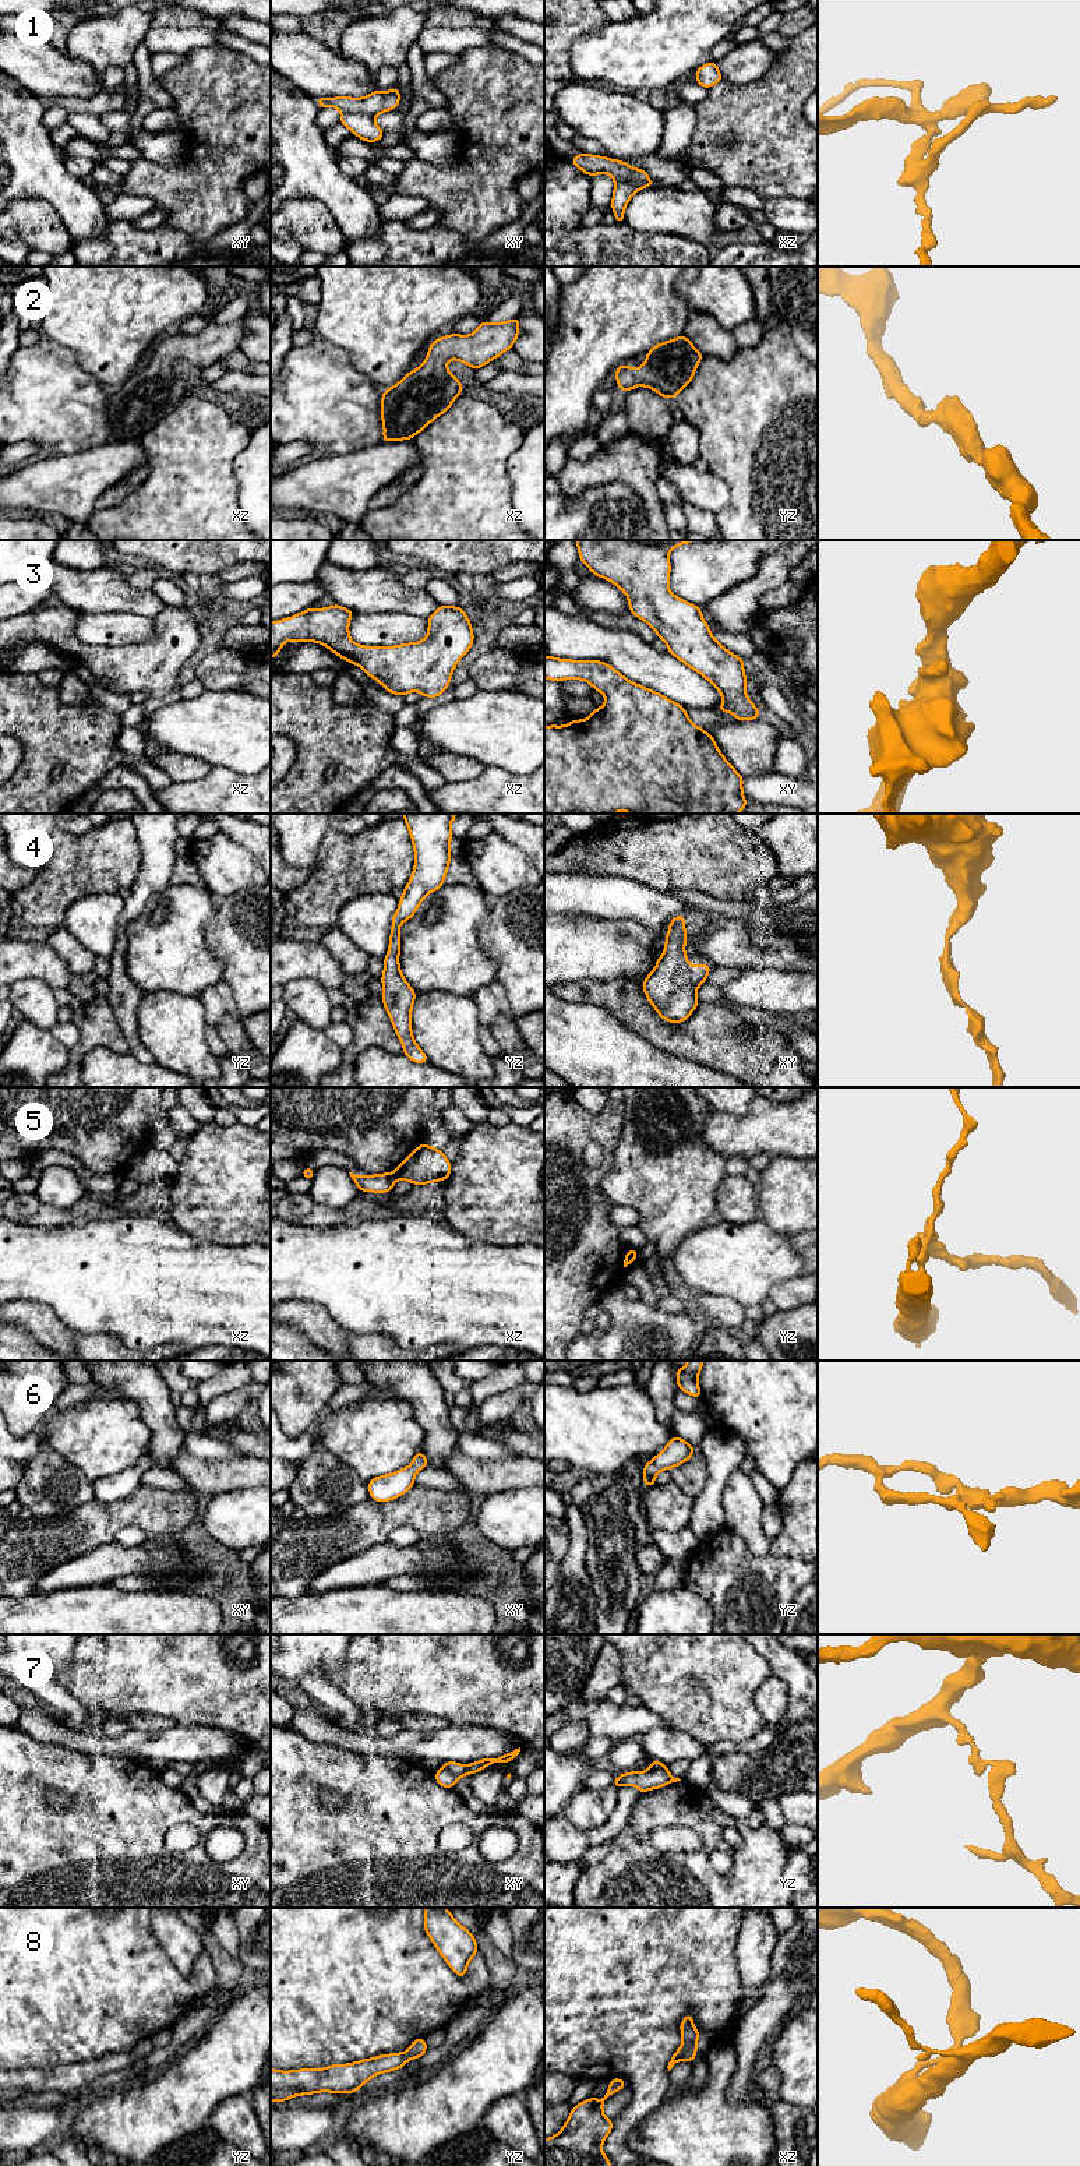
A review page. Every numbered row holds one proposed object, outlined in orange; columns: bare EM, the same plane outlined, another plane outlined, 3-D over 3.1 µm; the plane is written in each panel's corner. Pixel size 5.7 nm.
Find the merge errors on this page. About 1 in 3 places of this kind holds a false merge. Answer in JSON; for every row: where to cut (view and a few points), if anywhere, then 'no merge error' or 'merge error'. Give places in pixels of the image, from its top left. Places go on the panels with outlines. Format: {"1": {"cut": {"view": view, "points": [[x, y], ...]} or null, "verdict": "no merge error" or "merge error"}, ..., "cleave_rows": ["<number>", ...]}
{"1": {"cut": {"view": "xy", "points": [[342, 112], [360, 112], [373, 117]]}, "verdict": "merge error"}, "2": {"cut": null, "verdict": "no merge error"}, "3": {"cut": null, "verdict": "no merge error"}, "4": {"cut": null, "verdict": "no merge error"}, "5": {"cut": {"view": "xz", "points": [[395, 1171], [398, 1177]]}, "verdict": "merge error"}, "6": {"cut": null, "verdict": "no merge error"}, "7": {"cut": {"view": "yz", "points": [[649, 1767], [664, 1770], [671, 1781]]}, "verdict": "merge error"}, "8": {"cut": null, "verdict": "no merge error"}, "cleave_rows": ["1", "5", "7"]}

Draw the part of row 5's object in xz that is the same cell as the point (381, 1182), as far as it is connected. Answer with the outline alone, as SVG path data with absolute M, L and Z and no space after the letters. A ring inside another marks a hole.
M352 1172L349 1174L360 1192L389 1193L395 1182L398 1181L396 1172L377 1174L368 1177L360 1177Z

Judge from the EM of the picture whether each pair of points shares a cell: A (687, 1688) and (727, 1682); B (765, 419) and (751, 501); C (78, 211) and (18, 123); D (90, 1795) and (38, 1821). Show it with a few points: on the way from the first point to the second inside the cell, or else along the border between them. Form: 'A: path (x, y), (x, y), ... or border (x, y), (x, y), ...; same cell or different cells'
A: path (696, 1682), (717, 1682); same cell
B: path (765, 440), (762, 480); same cell
C: path (59, 189), (18, 145); same cell
D: path (78, 1809), (66, 1821), (52, 1821); same cell

